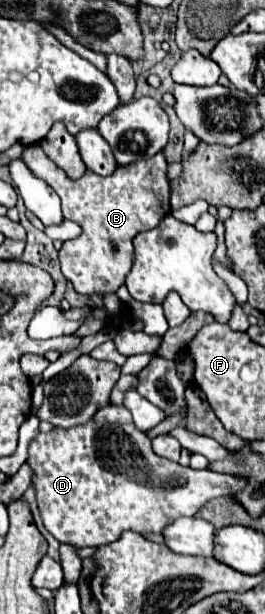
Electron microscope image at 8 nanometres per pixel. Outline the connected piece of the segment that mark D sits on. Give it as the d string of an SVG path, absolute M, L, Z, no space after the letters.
M112 402L106 404L106 408L100 408L90 424L74 426L70 430L54 428L50 432L38 432L28 448L26 464L28 462L34 472L32 484L36 488L36 502L46 530L60 544L70 544L74 548L112 544L126 530L140 534L162 532L176 518L194 516L208 500L228 496L230 492L238 492L246 486L246 480L242 478L184 468L178 462L156 456L150 438L134 426L130 412L124 406L114 406Z

